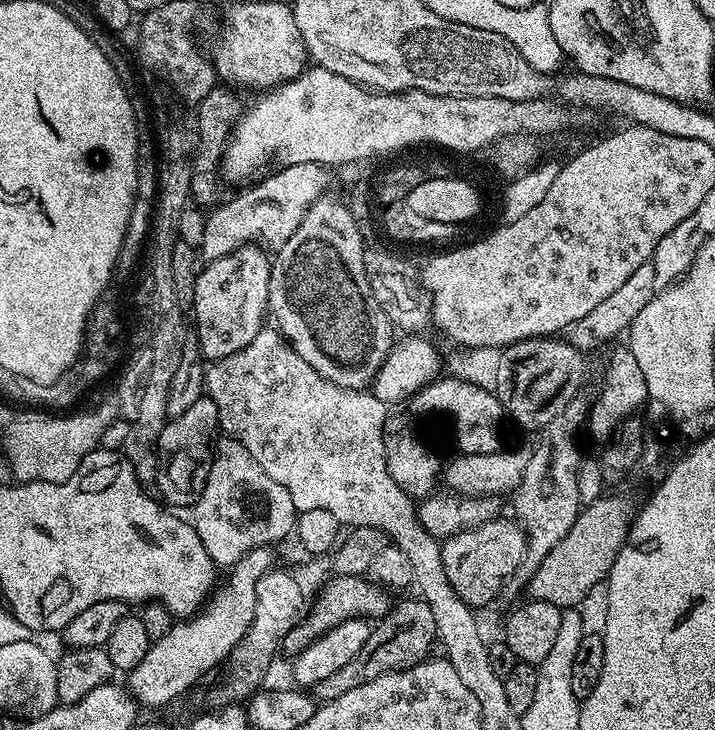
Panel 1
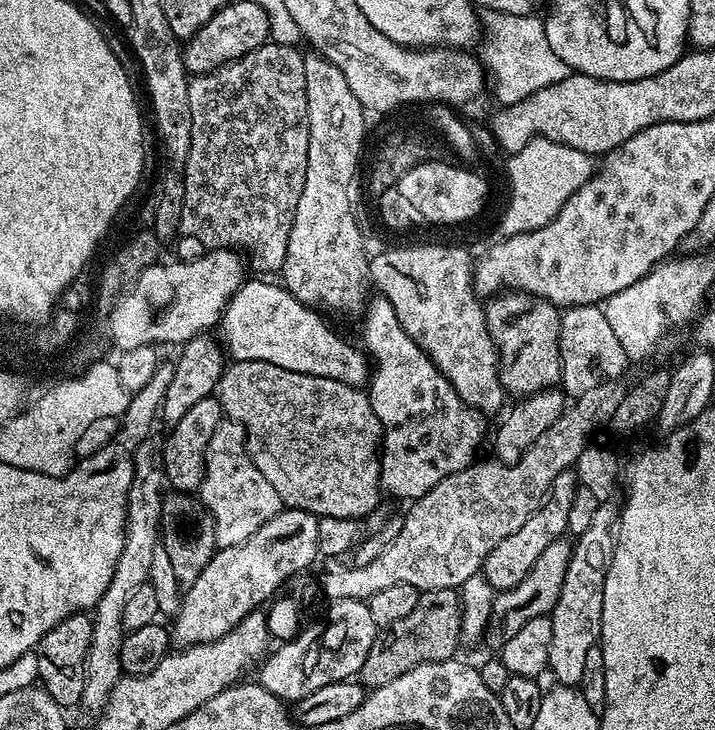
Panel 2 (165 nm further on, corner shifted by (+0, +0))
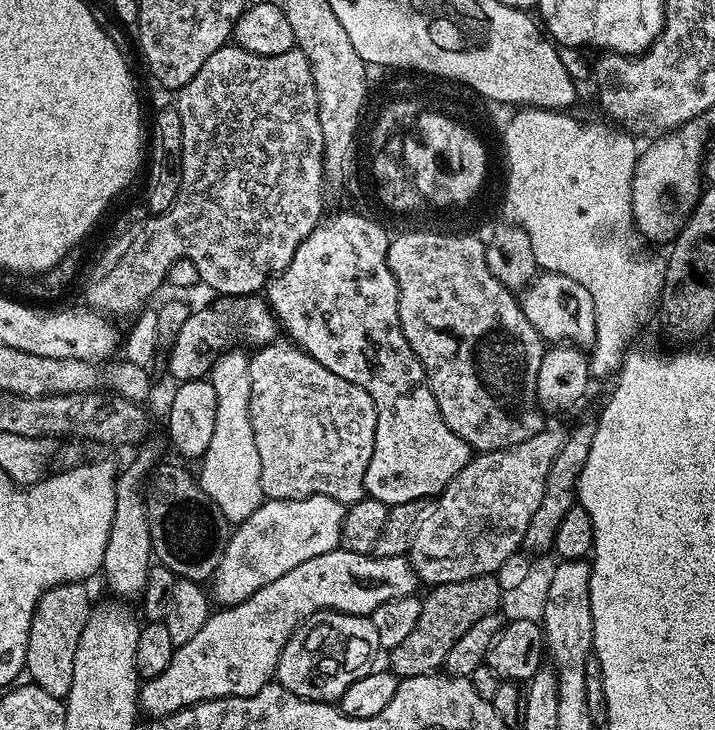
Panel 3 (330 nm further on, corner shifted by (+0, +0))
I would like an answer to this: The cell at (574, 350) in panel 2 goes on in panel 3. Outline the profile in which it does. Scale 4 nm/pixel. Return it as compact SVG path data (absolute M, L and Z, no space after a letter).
M541 271L518 299L526 318L530 318L530 326L538 330L545 342L567 342L573 346L591 346L594 342L594 298L574 278Z

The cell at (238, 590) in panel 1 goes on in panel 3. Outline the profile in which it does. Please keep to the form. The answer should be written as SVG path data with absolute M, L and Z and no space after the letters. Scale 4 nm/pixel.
M307 496L297 500L265 499L250 518L235 525L228 537L228 545L210 580L210 592L215 603L227 606L246 602L246 598L258 594L262 586L270 586L270 582L282 578L282 574L294 570L294 566L302 566L302 562L318 558L318 554L333 552L340 547L345 511L345 504L325 496Z

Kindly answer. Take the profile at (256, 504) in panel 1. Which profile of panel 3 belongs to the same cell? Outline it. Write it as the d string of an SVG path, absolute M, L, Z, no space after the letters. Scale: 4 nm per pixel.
M244 350L221 352L212 367L210 379L214 386L214 398L218 398L218 410L214 417L214 435L210 437L210 446L199 461L198 481L202 490L218 504L229 525L242 523L266 497L262 490L262 458L258 458L258 446L254 442L254 426L250 426L250 356Z

